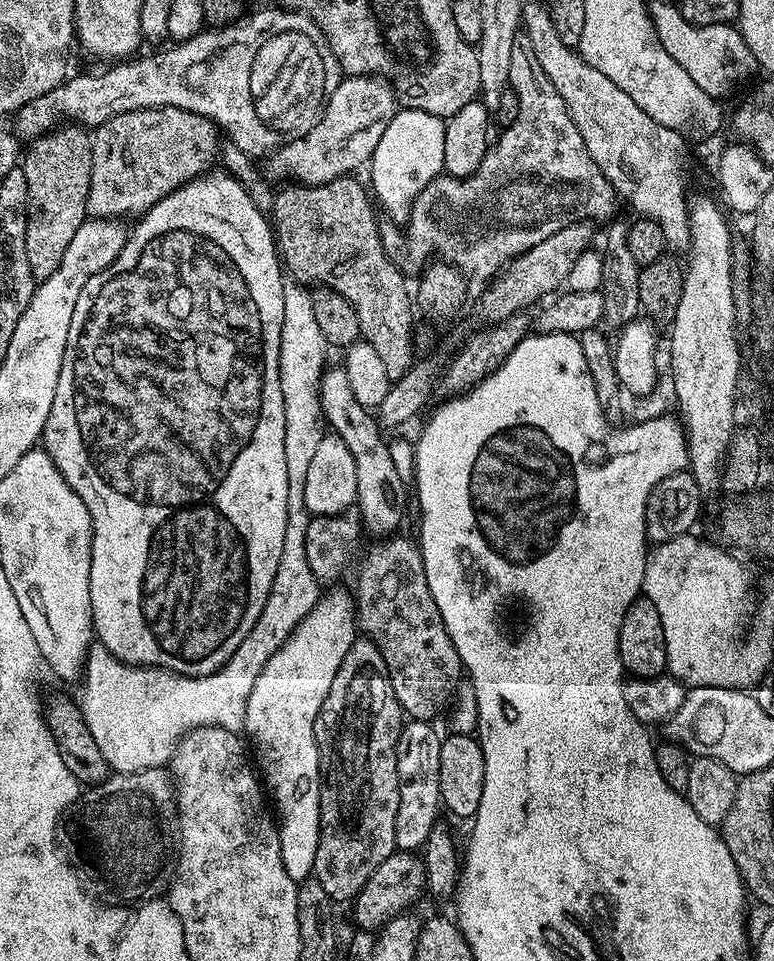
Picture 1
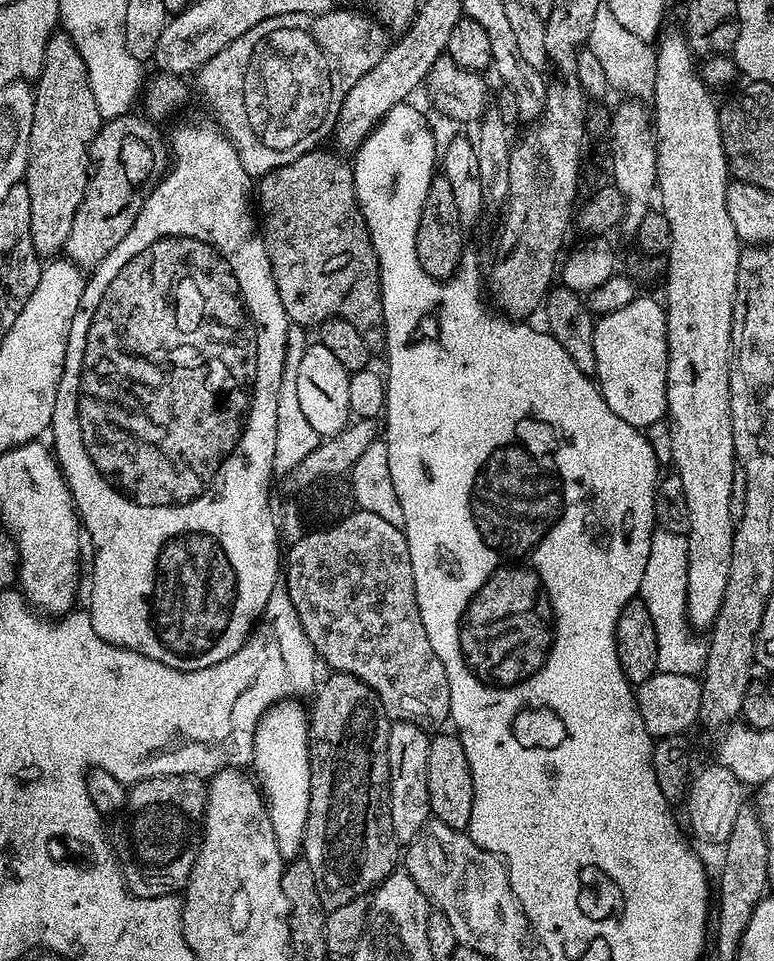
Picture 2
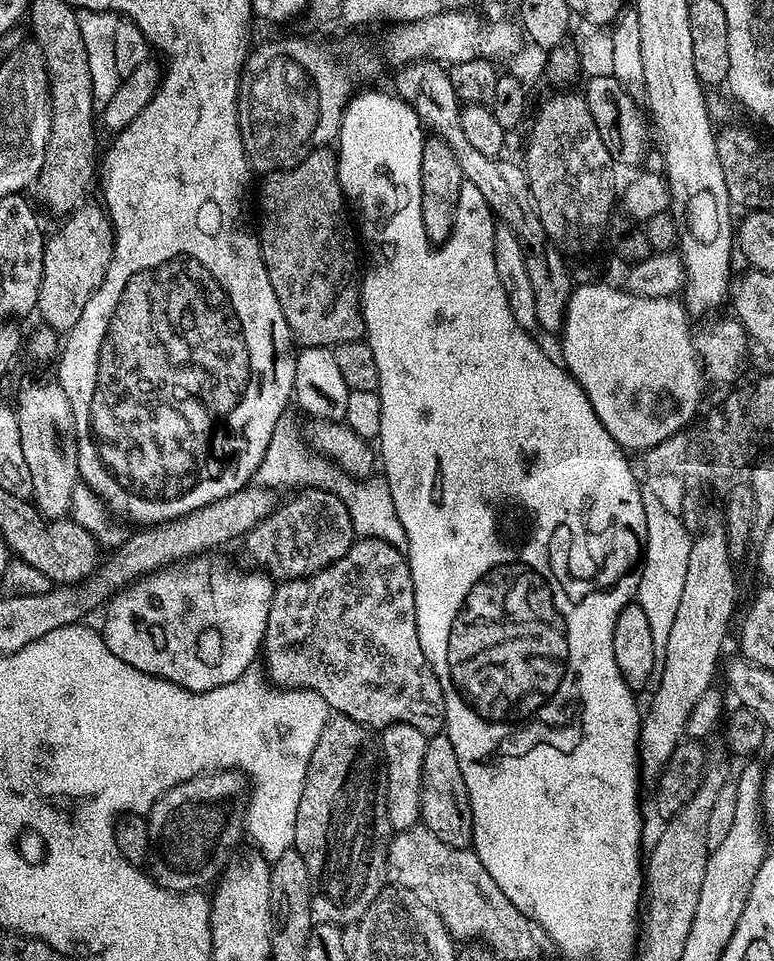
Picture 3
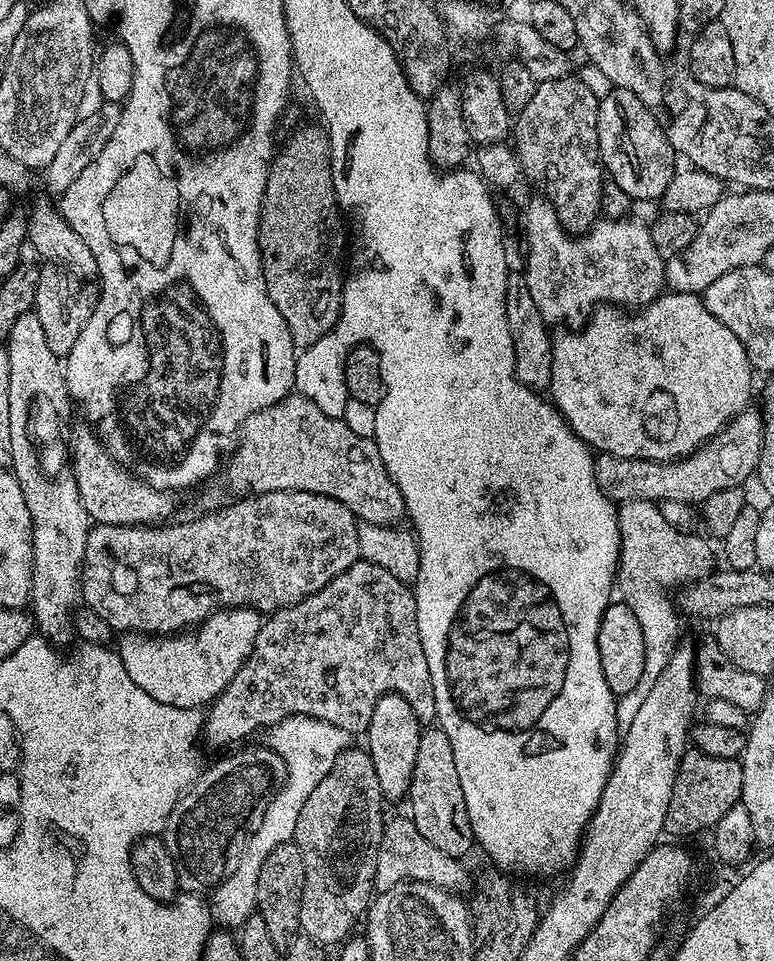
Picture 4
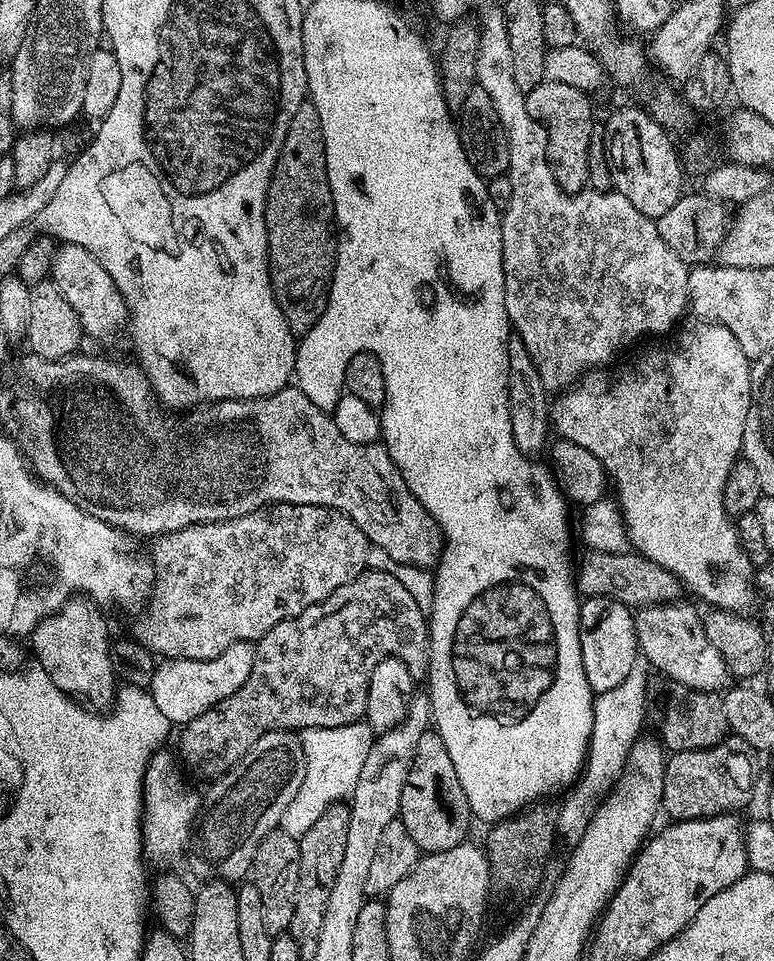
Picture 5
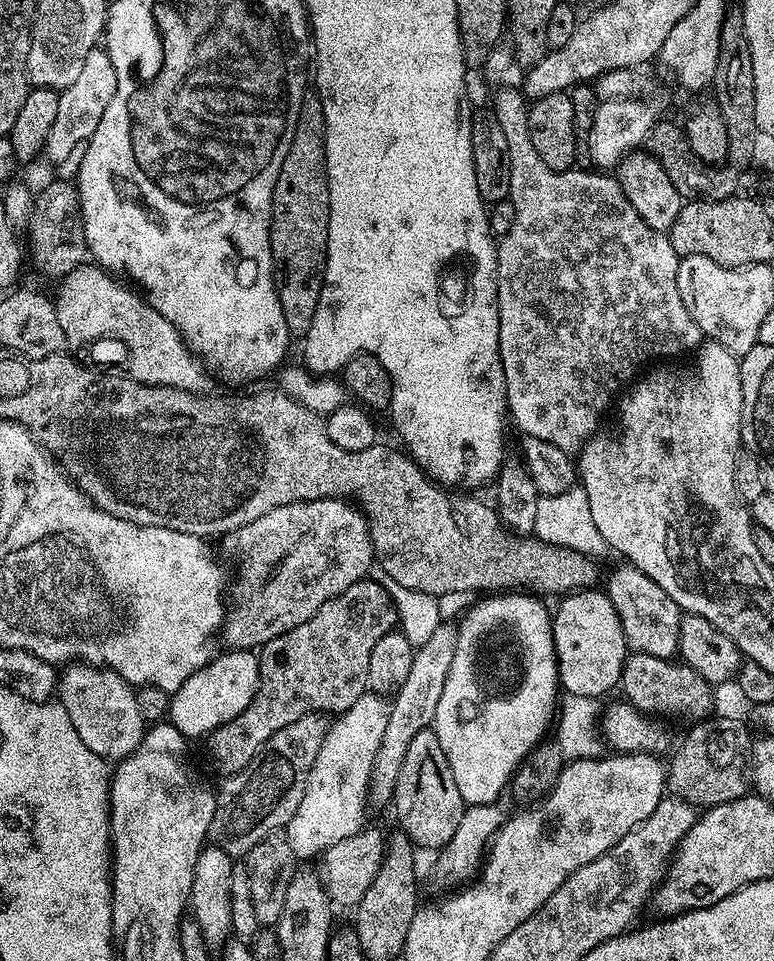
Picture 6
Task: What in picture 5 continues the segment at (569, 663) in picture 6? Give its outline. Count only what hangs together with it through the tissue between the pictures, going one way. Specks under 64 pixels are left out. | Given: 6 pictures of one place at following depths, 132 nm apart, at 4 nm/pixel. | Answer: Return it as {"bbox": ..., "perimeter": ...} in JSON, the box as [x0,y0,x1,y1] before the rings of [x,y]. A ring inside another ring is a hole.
{"bbox":[578,596,638,693],"perimeter":[[[589,596],[580,605],[578,618],[578,642],[582,650],[582,670],[586,670],[586,682],[590,682],[593,693],[614,690],[634,670],[634,662],[638,658],[636,647],[636,618],[633,609],[627,604],[618,602],[609,596]]]}

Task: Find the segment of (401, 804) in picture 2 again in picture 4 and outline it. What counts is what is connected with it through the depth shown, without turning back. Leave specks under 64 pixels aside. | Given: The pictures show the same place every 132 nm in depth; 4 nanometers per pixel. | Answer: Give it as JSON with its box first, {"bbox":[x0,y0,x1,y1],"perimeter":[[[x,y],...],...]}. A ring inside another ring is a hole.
{"bbox":[366,692,422,801],"perimeter":[[[396,692],[378,698],[374,706],[374,714],[370,714],[370,726],[366,733],[366,751],[374,762],[374,770],[378,773],[378,786],[381,797],[385,801],[402,801],[411,790],[411,776],[417,761],[419,738],[422,733],[420,720],[410,710],[410,702]]]}

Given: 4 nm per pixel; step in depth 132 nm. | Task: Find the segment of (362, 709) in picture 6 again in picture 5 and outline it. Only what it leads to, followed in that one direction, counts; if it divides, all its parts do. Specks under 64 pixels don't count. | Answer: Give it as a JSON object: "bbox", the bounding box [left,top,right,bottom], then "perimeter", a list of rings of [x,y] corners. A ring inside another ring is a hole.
{"bbox":[280,722,374,838],"perimeter":[[[357,722],[337,728],[306,728],[299,733],[299,737],[306,758],[306,774],[298,794],[292,799],[286,814],[280,820],[280,827],[284,832],[297,838],[304,836],[306,830],[310,830],[310,826],[314,826],[314,822],[318,822],[318,818],[322,818],[322,814],[326,814],[326,810],[333,804],[347,801],[351,797],[358,782],[358,774],[362,774],[362,766],[372,748],[374,733],[367,723]]]}

